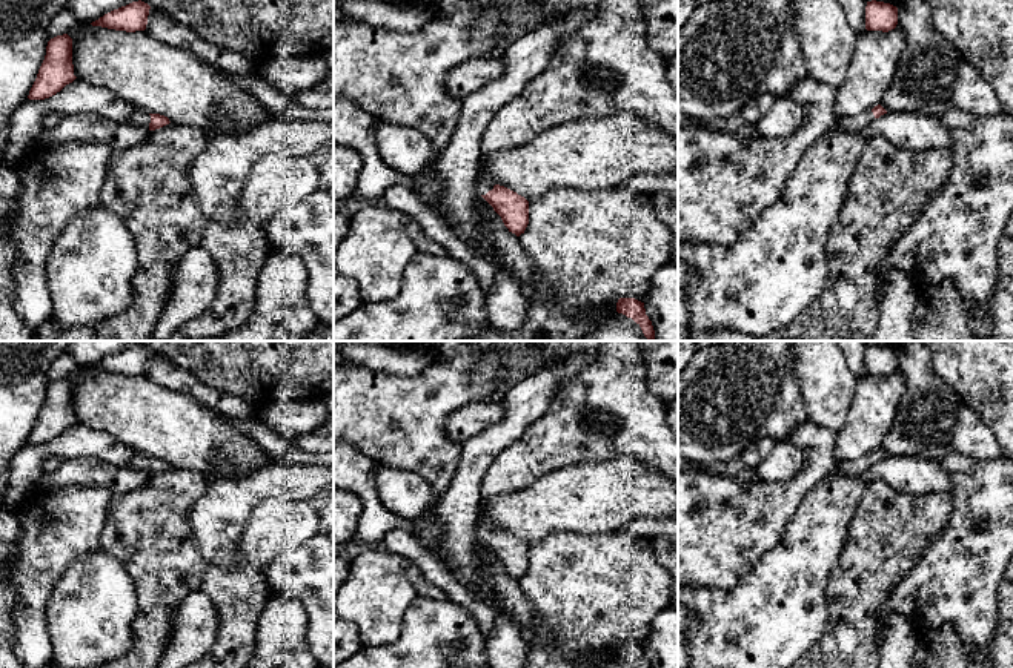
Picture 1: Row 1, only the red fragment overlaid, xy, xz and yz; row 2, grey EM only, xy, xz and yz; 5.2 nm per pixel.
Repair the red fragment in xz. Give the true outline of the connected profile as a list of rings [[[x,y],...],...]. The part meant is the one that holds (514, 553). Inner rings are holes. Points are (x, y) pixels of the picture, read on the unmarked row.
[[[478,511],[477,522],[478,537],[493,551],[501,561],[509,576],[520,580],[529,568],[529,545],[516,536],[492,527]]]

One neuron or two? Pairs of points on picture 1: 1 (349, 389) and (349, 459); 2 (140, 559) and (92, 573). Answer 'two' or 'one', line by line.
1: two
2: two

